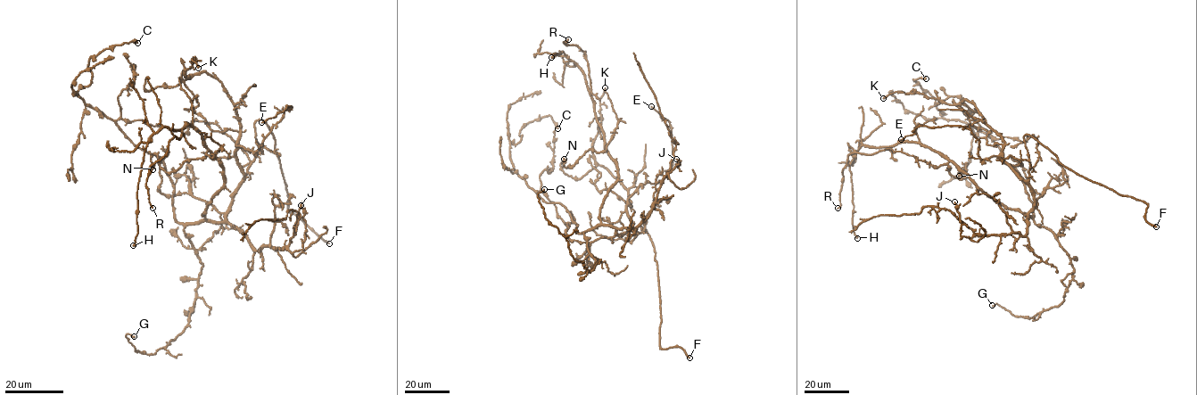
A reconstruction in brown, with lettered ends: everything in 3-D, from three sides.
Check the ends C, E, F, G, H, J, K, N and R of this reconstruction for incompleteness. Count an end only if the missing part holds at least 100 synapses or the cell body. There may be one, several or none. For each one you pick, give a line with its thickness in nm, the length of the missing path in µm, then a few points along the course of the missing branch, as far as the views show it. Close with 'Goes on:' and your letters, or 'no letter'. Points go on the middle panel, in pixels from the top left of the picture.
F: calibre 240 nm; missing 10 µm; course (689, 357), (699, 374)
Goes on: F

